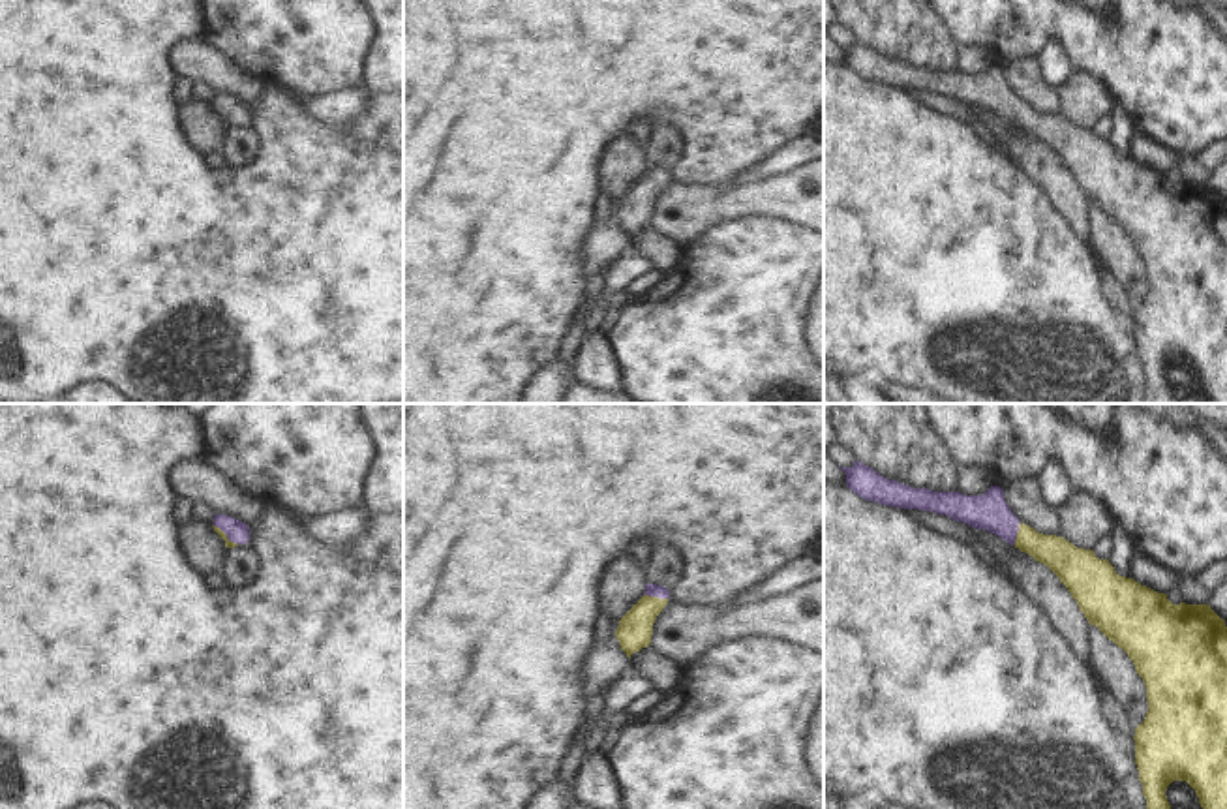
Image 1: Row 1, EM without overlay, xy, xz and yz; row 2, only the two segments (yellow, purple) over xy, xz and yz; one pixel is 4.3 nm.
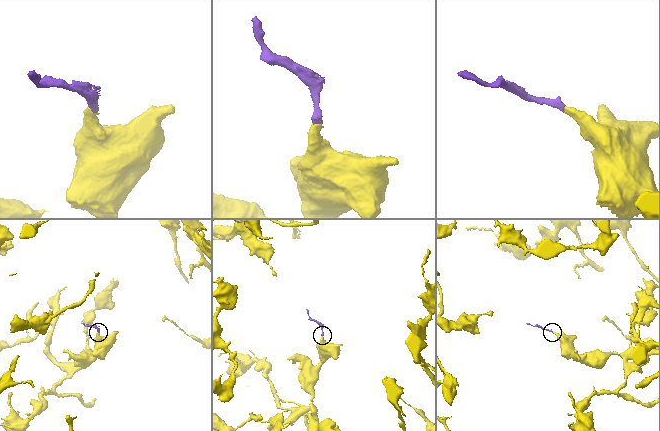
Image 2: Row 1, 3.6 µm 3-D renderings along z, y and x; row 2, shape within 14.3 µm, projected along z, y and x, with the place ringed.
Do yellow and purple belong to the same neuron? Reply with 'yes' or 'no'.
yes

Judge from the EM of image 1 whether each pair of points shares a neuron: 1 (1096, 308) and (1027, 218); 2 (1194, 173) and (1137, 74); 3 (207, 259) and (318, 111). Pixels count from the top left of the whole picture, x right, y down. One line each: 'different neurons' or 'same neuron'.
1: same neuron
2: different neurons
3: different neurons

